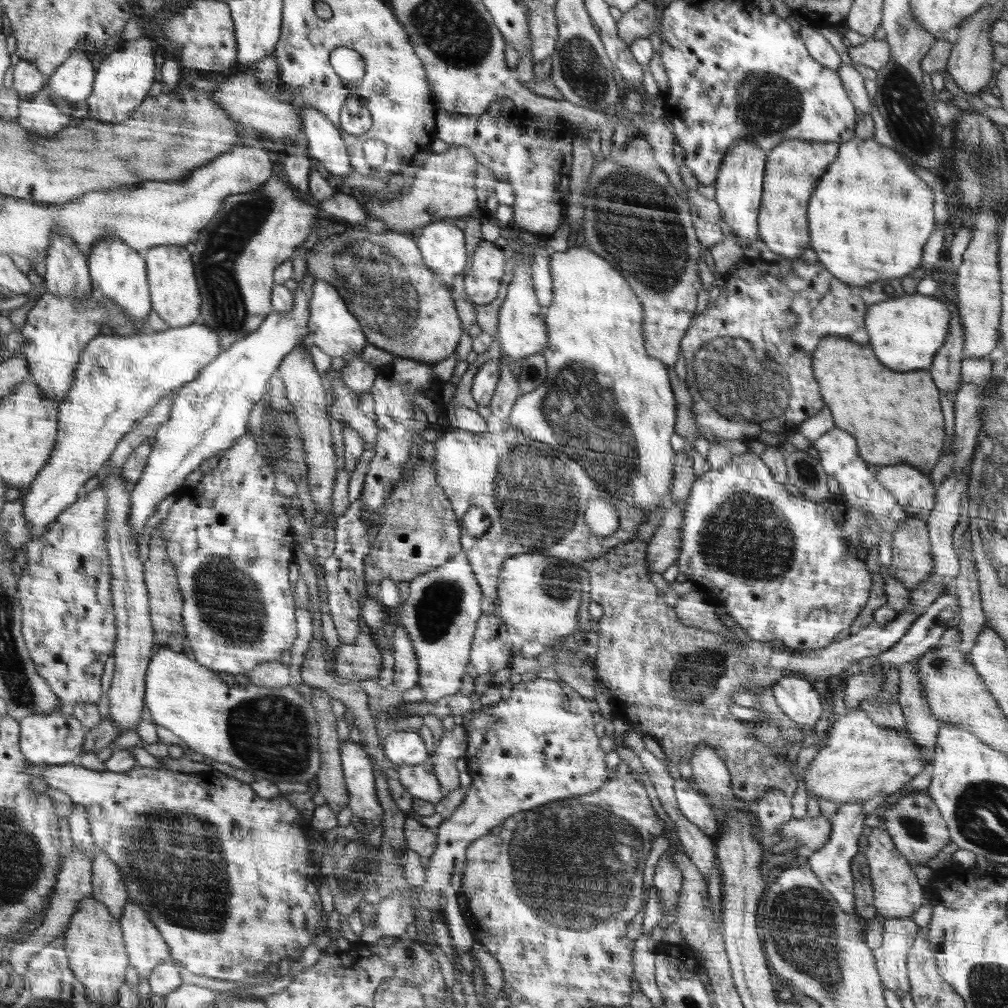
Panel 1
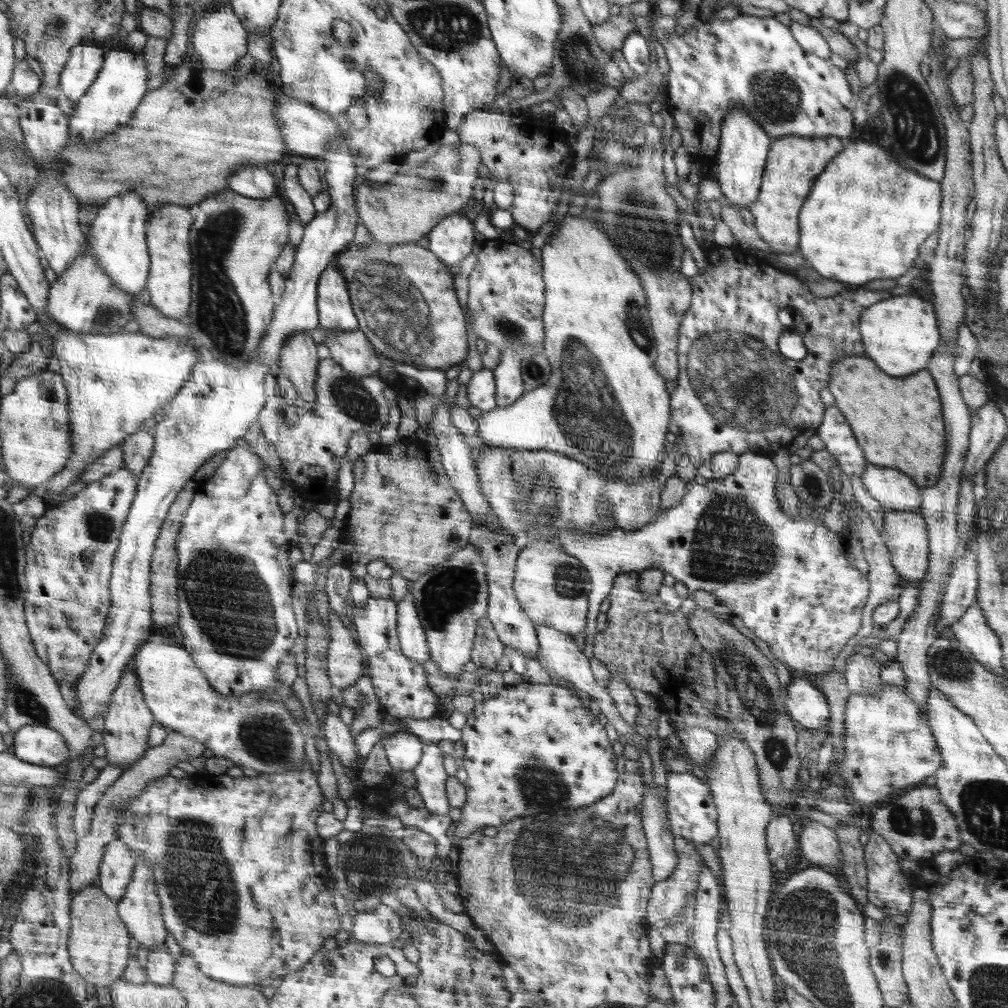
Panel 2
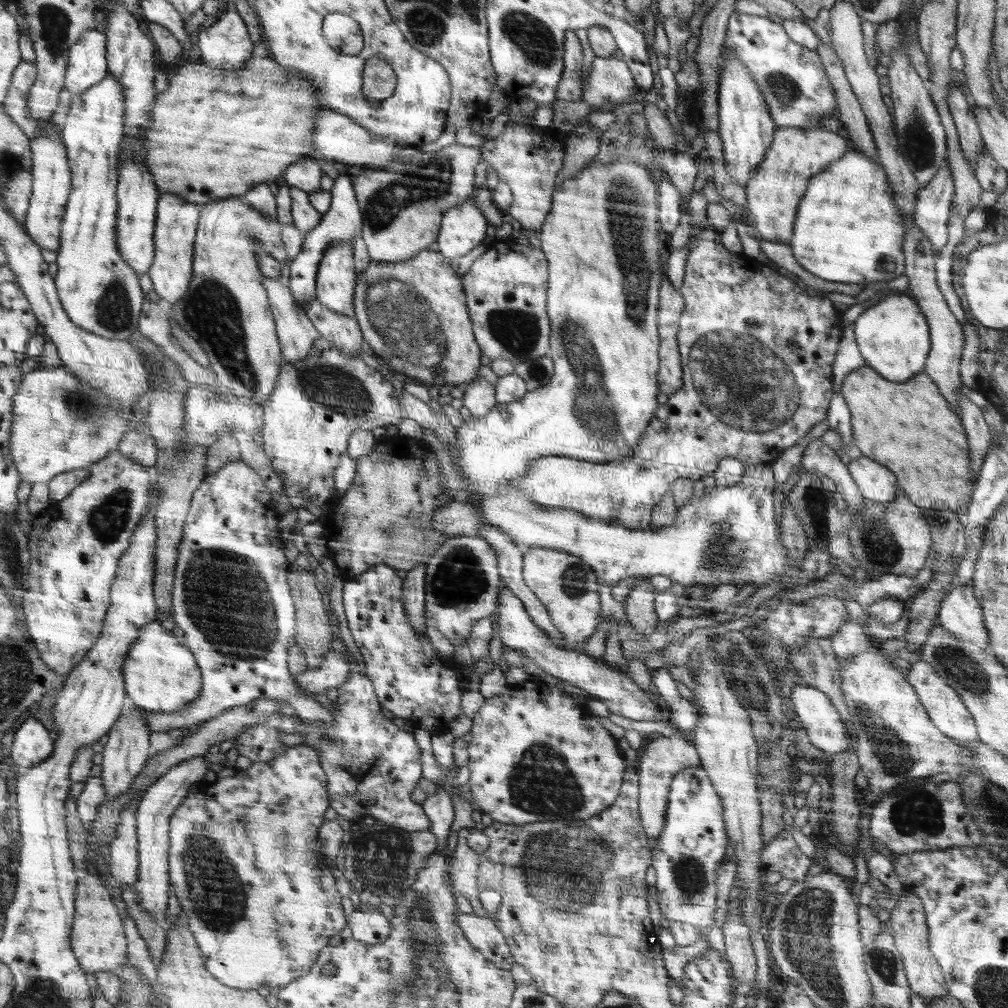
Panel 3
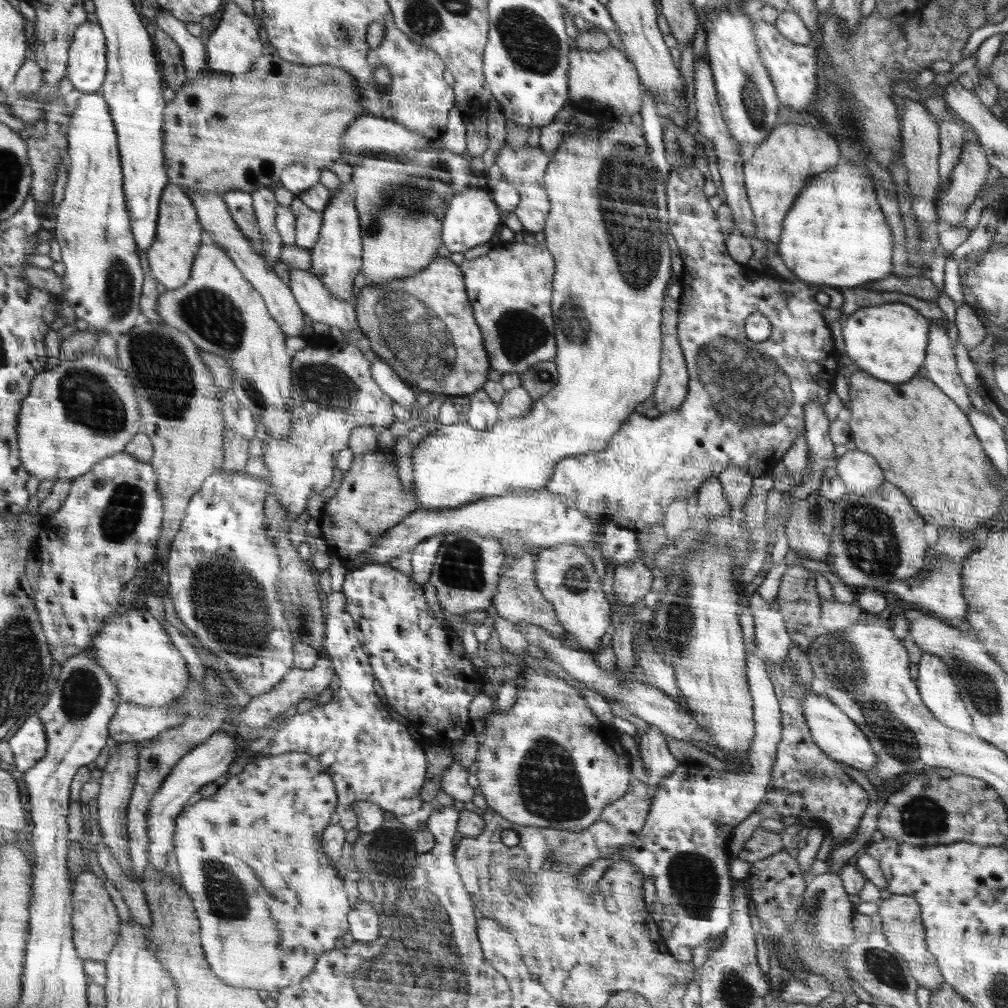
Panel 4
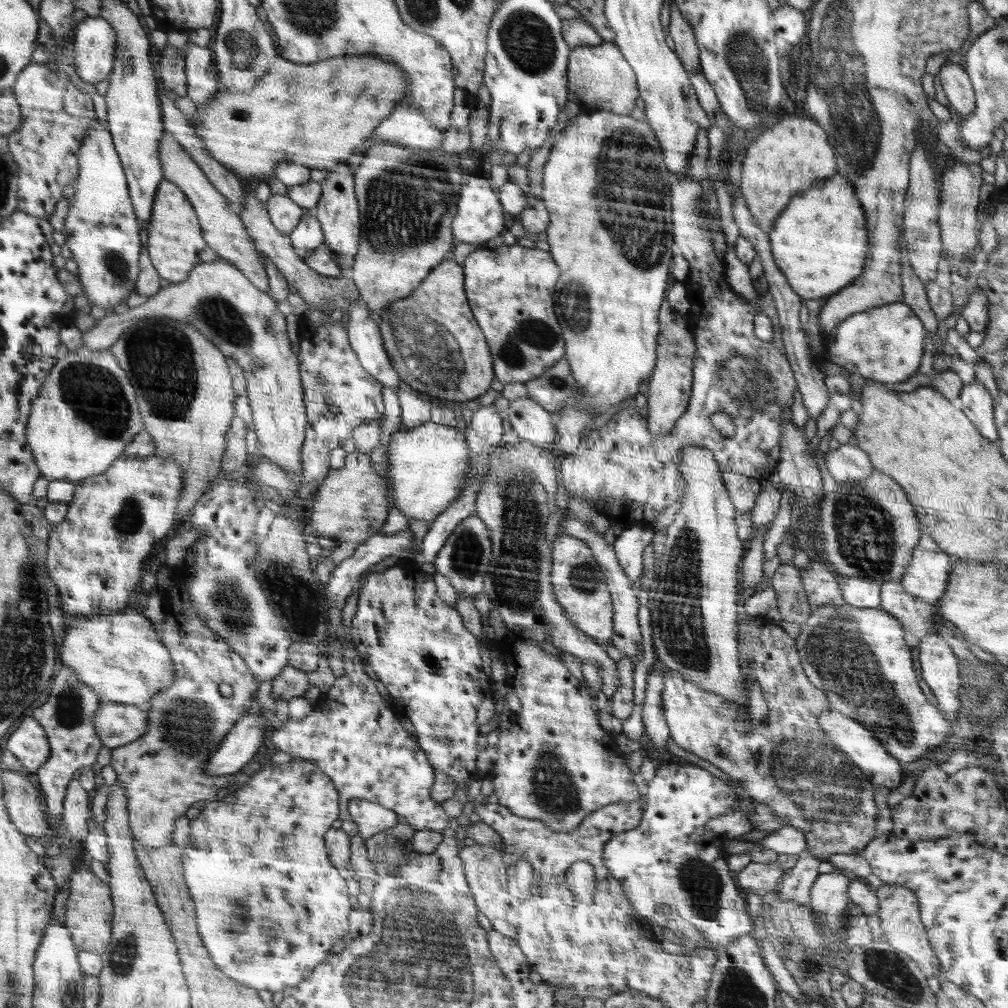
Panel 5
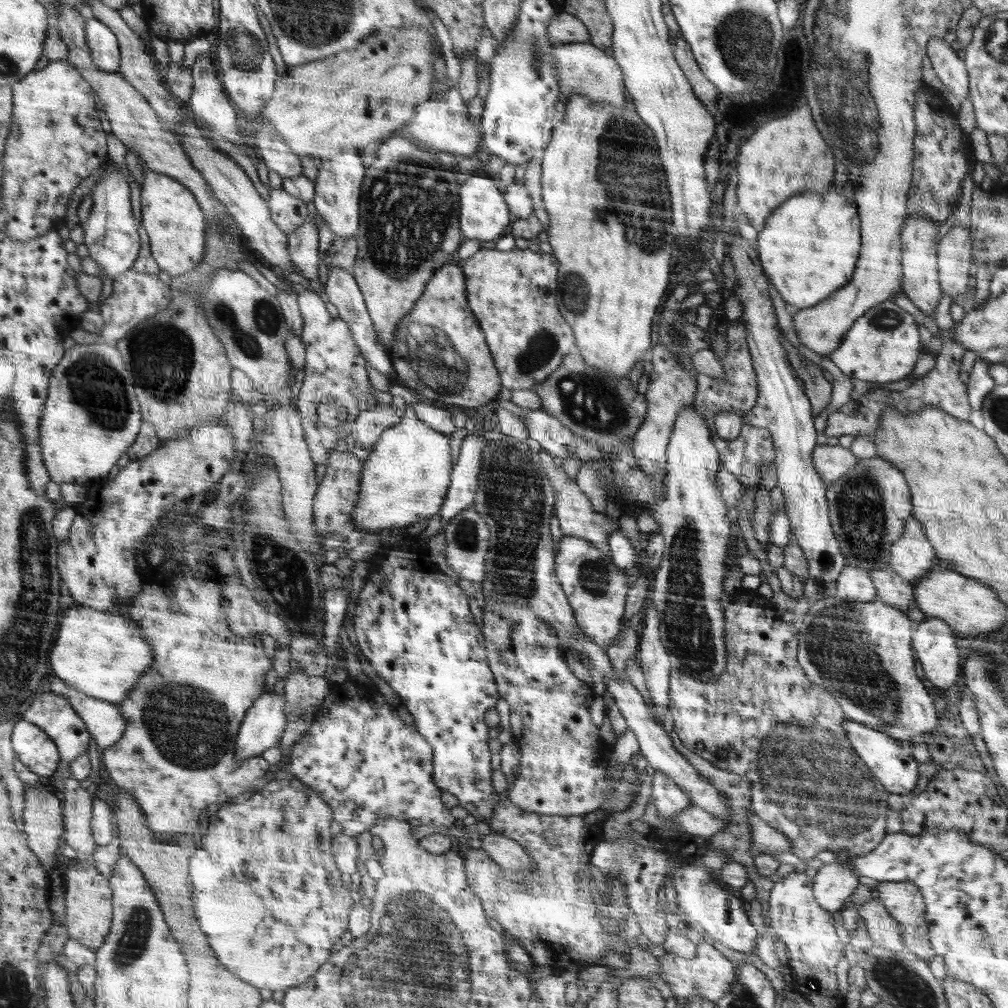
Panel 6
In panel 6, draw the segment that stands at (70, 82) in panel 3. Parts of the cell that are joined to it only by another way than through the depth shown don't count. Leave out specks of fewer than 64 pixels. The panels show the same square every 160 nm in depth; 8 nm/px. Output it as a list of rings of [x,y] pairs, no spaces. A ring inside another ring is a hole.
[[[93,17],[87,19],[86,33],[87,46],[95,65],[109,73],[118,72],[121,54],[117,38],[110,27]]]

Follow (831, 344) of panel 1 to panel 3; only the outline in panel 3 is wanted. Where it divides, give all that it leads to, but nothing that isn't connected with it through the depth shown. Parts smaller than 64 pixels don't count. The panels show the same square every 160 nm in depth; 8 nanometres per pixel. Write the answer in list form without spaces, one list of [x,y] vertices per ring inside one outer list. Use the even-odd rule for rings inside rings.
[[[870,366],[854,369],[844,377],[841,394],[851,410],[856,446],[867,458],[878,460],[897,475],[898,490],[903,492],[925,513],[930,510],[947,508],[958,512],[970,503],[975,480],[969,476],[968,439],[958,416],[948,408],[948,402],[940,394],[939,386],[925,372],[917,374],[902,383],[890,382],[874,372]]]

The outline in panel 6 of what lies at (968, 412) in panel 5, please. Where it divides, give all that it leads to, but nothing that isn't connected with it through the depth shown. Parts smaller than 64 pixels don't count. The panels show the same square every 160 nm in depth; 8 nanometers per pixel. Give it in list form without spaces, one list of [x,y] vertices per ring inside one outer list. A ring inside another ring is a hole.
[[[978,358],[974,363],[974,367],[970,373],[970,380],[966,385],[968,392],[968,402],[970,402],[970,414],[972,420],[979,424],[982,414],[982,400],[992,392],[994,388],[994,380],[988,373],[988,365],[984,359]]]

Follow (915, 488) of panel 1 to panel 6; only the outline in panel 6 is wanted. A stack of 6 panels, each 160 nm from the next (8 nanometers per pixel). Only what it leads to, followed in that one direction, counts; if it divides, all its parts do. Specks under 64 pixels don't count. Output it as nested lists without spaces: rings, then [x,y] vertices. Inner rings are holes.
[[[821,445],[814,452],[814,462],[826,486],[859,465],[859,460],[848,447]]]

